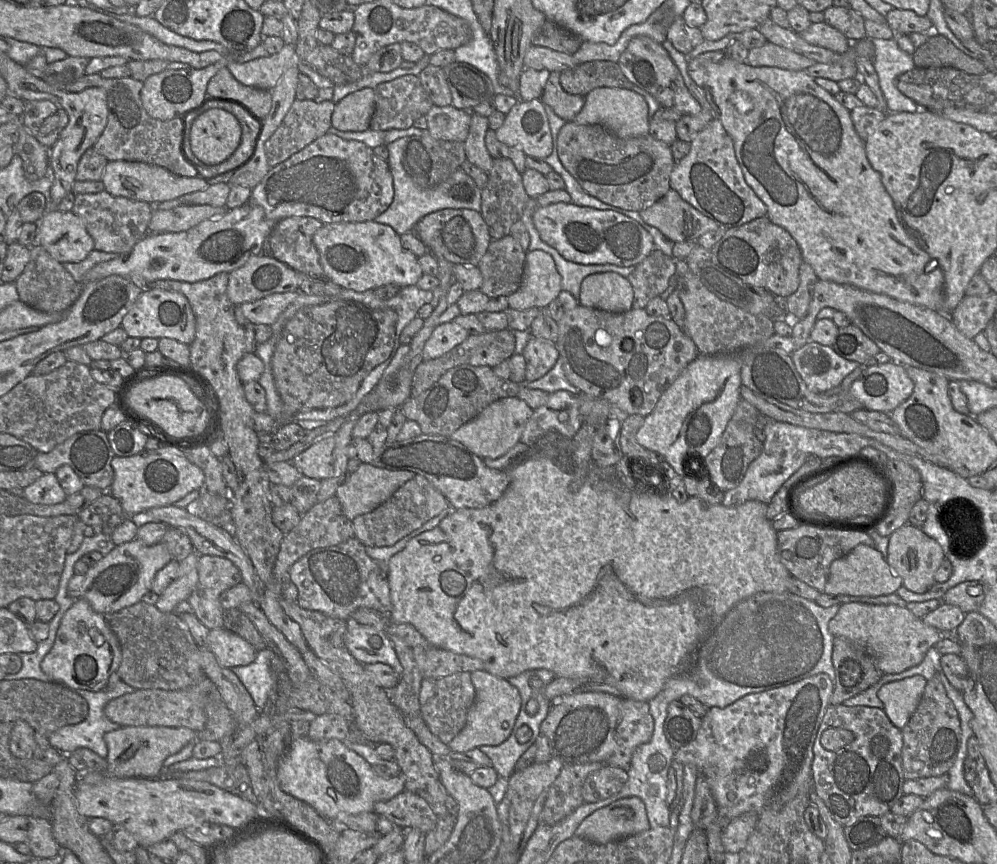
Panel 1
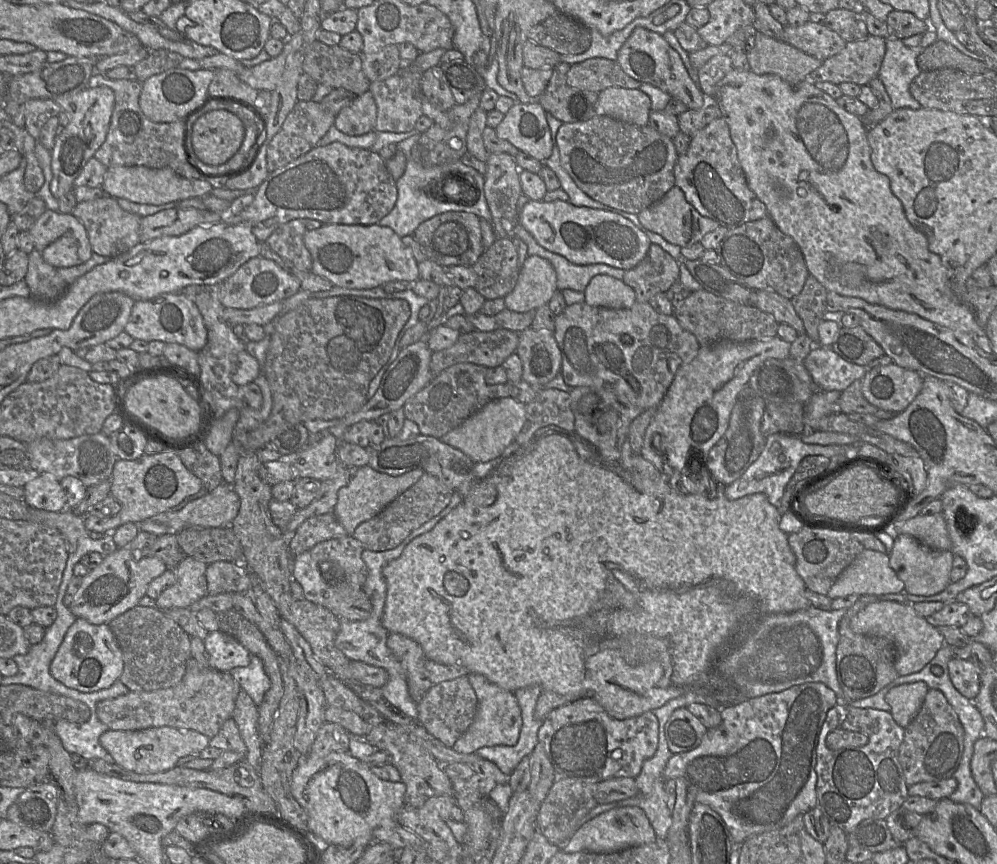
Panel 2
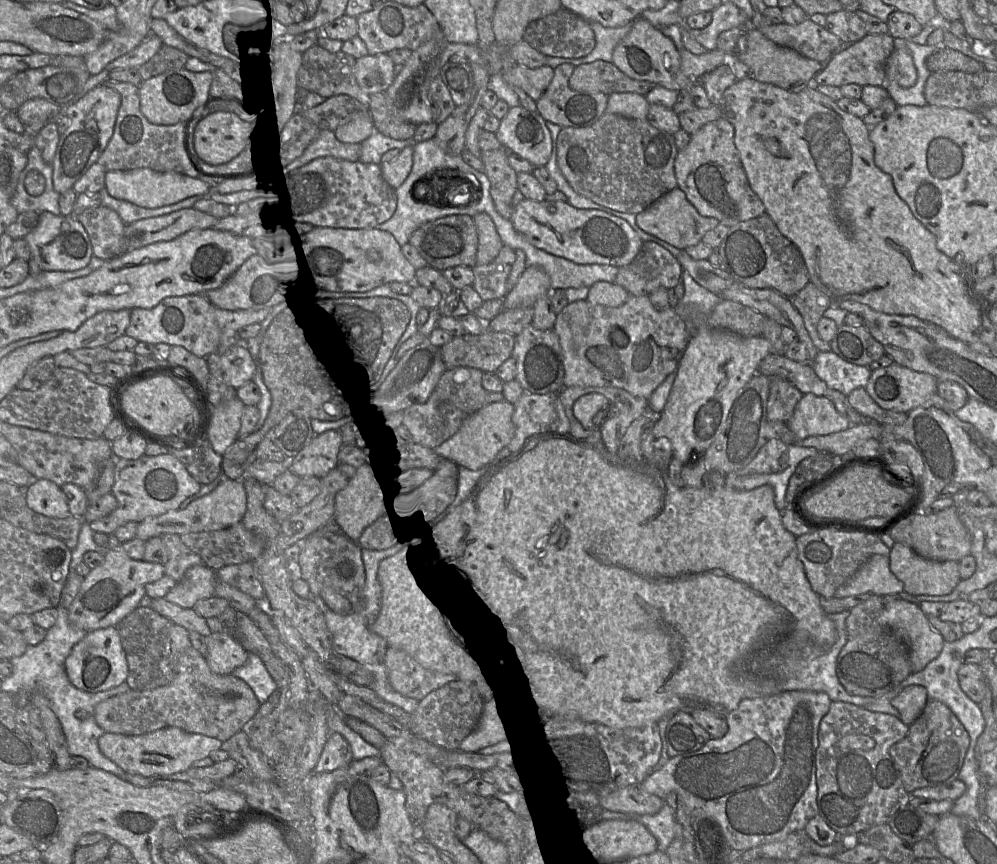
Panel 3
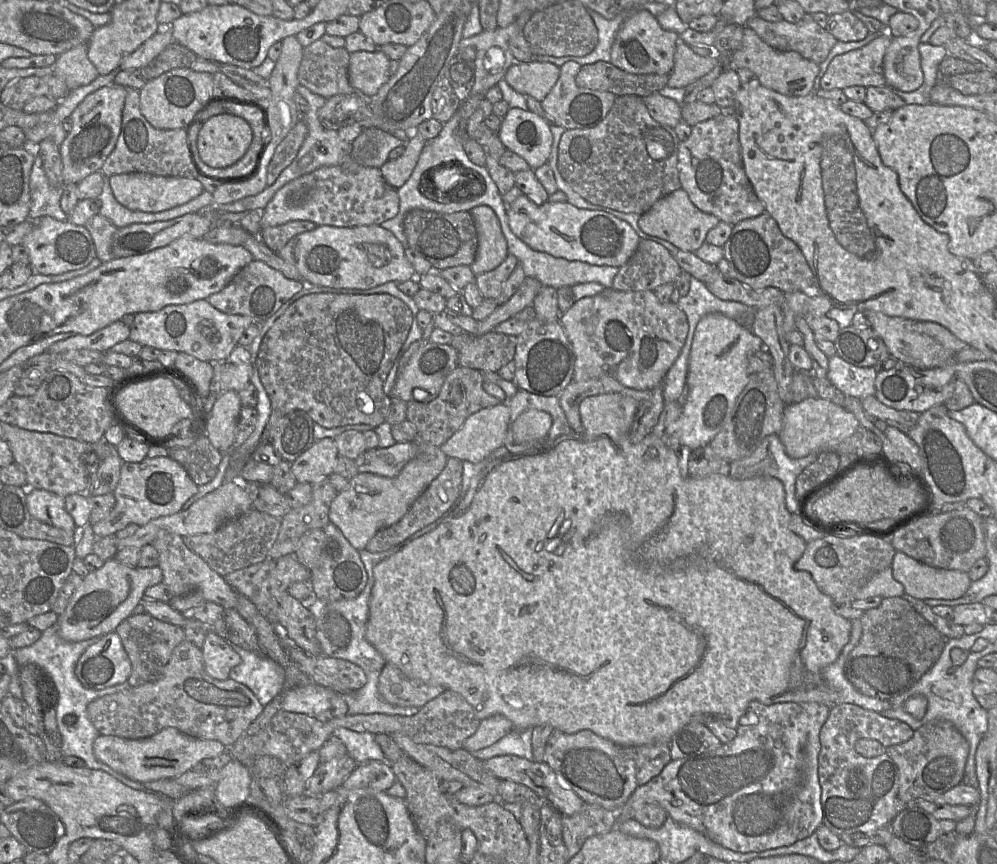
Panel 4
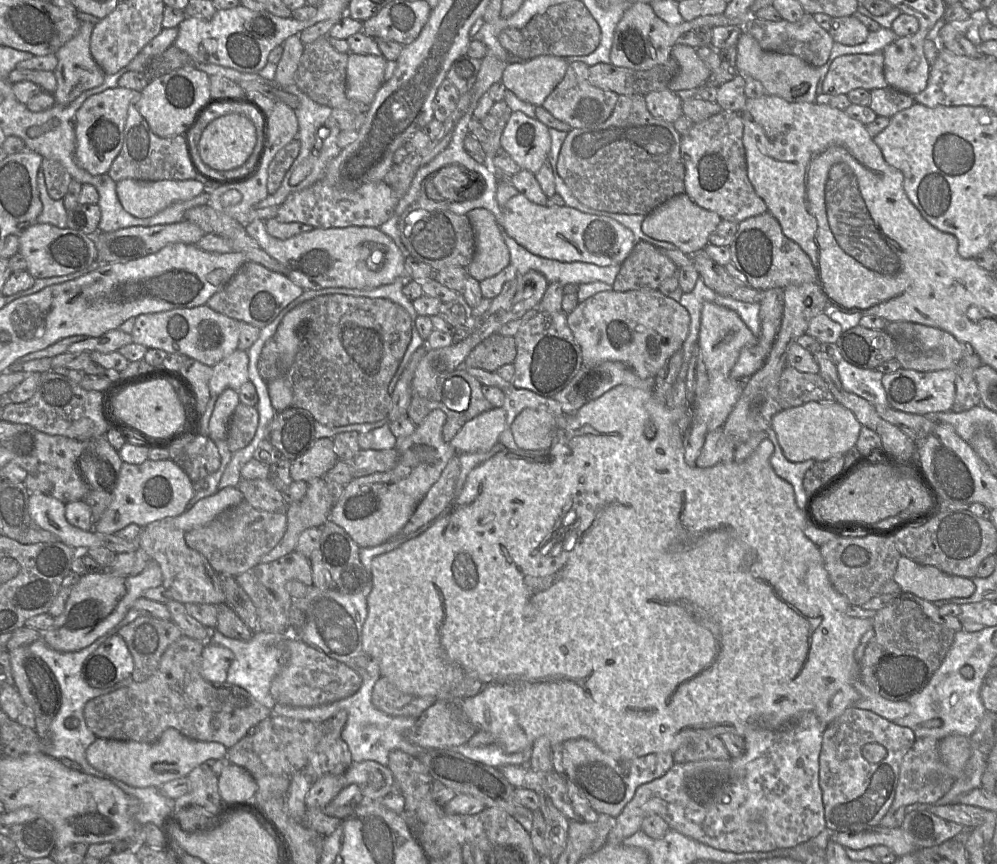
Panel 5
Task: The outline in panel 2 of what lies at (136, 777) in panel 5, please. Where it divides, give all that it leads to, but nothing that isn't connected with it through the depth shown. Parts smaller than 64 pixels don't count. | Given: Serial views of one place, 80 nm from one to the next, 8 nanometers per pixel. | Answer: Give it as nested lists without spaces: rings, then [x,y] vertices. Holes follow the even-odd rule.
[[[170,726],[141,730],[107,730],[99,742],[119,766],[137,773],[157,773],[174,768],[179,759],[190,754],[199,754],[209,746],[210,738],[200,732]]]

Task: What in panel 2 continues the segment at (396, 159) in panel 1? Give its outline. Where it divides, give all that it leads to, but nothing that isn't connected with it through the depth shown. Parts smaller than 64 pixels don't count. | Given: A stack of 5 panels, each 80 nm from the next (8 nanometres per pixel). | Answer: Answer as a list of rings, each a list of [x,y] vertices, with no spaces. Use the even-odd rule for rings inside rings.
[[[416,134],[416,135],[413,135],[407,139],[402,140],[401,142],[397,143],[398,151],[402,151],[406,156],[406,159],[407,159],[406,169],[405,169],[405,172],[403,173],[403,175],[399,179],[396,180],[398,196],[397,196],[397,201],[396,201],[395,206],[389,212],[389,214],[387,214],[385,217],[383,217],[379,221],[378,224],[380,226],[390,227],[393,231],[395,231],[395,233],[397,235],[399,235],[402,238],[407,235],[413,235],[416,228],[422,222],[432,218],[433,216],[442,214],[444,212],[469,212],[469,213],[473,213],[473,214],[477,215],[480,219],[485,219],[488,222],[491,222],[492,215],[489,210],[489,207],[488,207],[488,204],[486,201],[486,197],[485,197],[485,192],[484,192],[485,176],[481,175],[474,168],[466,166],[465,164],[463,164],[463,162],[461,160],[457,160],[455,162],[450,162],[450,163],[444,163],[441,165],[435,165],[435,166],[431,166],[431,167],[423,167],[421,164],[415,162],[411,157],[411,149],[413,146],[415,146],[417,144],[418,140],[419,140],[419,134]],[[456,169],[464,169],[464,170],[470,172],[475,177],[475,179],[471,180],[471,181],[474,183],[475,187],[479,190],[480,195],[479,196],[475,195],[475,193],[473,191],[473,197],[476,197],[476,201],[475,201],[474,205],[464,205],[463,204],[463,203],[465,203],[465,201],[467,201],[467,203],[470,202],[466,199],[467,196],[469,198],[470,195],[461,195],[460,197],[458,196],[458,197],[450,198],[449,196],[447,196],[445,194],[444,189],[441,189],[440,193],[438,195],[436,194],[435,189],[439,185],[445,186],[447,184],[446,182],[450,179],[448,177],[445,177],[444,175],[446,173],[452,172]]]

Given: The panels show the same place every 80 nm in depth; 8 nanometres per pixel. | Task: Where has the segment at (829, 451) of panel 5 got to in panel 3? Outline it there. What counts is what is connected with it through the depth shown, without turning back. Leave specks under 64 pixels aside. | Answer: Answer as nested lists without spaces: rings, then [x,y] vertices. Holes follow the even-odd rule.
[[[812,393],[802,396],[786,424],[798,441],[843,431],[851,426],[830,399]]]

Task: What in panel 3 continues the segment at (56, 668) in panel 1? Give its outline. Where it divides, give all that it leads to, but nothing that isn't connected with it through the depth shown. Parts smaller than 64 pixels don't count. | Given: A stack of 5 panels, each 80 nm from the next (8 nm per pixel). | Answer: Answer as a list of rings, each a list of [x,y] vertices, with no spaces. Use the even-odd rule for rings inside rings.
[[[115,627],[87,632],[66,658],[65,671],[76,688],[87,692],[107,690],[125,682],[128,676],[128,663]]]

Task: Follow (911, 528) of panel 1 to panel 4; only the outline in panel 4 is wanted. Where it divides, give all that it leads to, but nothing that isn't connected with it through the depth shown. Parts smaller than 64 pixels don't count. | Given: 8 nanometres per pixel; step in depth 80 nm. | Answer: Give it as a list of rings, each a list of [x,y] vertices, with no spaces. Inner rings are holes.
[[[896,551],[891,568],[905,593],[920,600],[959,598],[972,582],[966,572],[932,567],[900,551]]]

